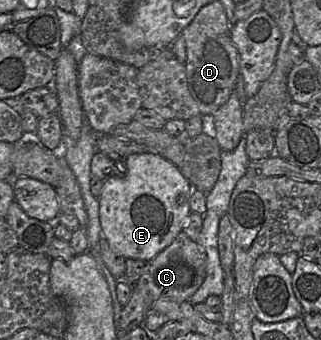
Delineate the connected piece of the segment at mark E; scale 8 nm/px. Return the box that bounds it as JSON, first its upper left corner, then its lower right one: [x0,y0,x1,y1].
[98,154,194,262]

